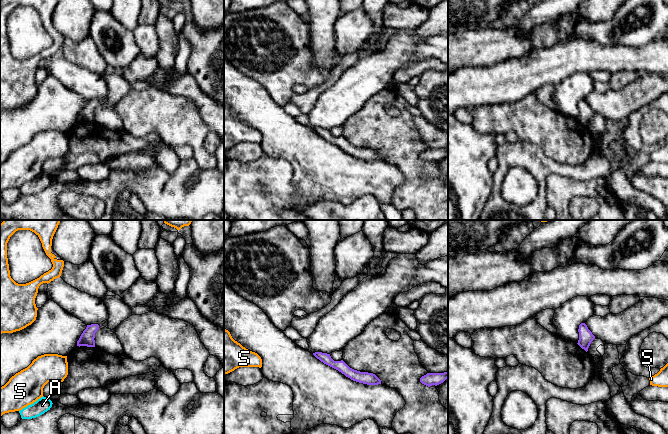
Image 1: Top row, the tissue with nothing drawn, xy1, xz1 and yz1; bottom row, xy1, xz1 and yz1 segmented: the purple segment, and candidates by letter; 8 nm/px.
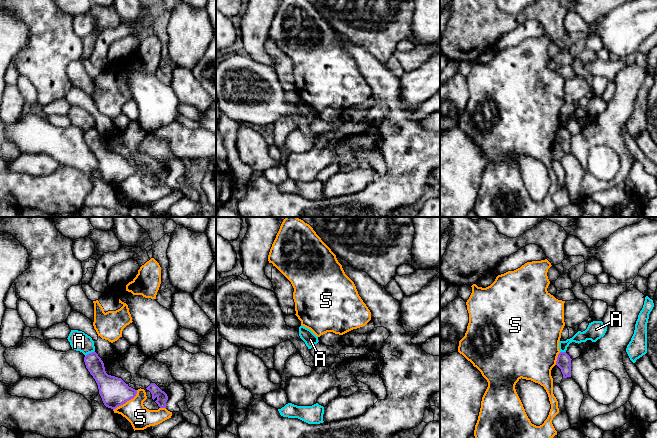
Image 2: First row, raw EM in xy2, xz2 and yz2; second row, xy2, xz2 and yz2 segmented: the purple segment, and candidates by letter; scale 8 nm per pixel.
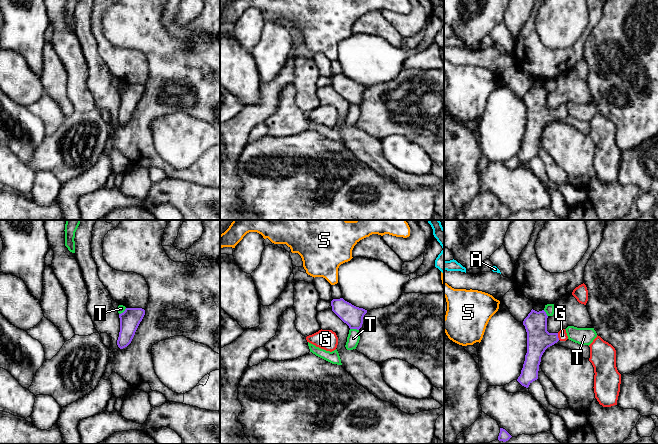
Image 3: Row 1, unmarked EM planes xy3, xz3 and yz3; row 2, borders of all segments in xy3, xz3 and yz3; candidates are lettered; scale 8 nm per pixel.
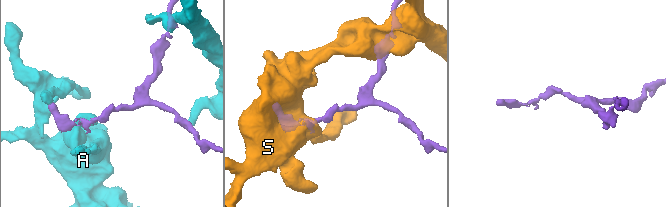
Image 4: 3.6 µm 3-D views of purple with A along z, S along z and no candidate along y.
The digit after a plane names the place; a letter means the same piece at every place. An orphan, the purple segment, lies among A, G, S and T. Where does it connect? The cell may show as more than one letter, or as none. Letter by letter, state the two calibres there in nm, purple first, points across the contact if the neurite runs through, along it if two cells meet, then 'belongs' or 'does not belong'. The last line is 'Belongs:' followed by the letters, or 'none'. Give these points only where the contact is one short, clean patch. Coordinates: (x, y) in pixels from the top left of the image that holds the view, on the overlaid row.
A: calibres 140 and 160 nm; border xy2 (94, 350), (85, 356); does not belong
G: calibres 190 and 80 nm; way yz3 (539, 339), (550, 339), (557, 336), (562, 335); belongs
S: calibres 220 and 180 nm; does not belong
T: calibres 160 and 100 nm; does not belong
Belongs: G

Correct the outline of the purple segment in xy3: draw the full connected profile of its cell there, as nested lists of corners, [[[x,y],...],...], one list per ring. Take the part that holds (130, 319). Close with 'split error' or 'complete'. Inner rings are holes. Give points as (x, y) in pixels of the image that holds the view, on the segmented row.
[[[126,308],[125,311],[119,314],[120,332],[117,340],[117,345],[120,349],[127,347],[145,315],[145,310],[142,308]]]; complete

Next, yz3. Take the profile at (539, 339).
[[[532,309],[523,321],[527,332],[527,353],[517,381],[526,388],[538,379],[539,365],[545,350],[559,340],[566,341],[568,339],[565,329],[558,333],[549,333],[547,331],[547,318],[544,310],[537,312]]]; split error

